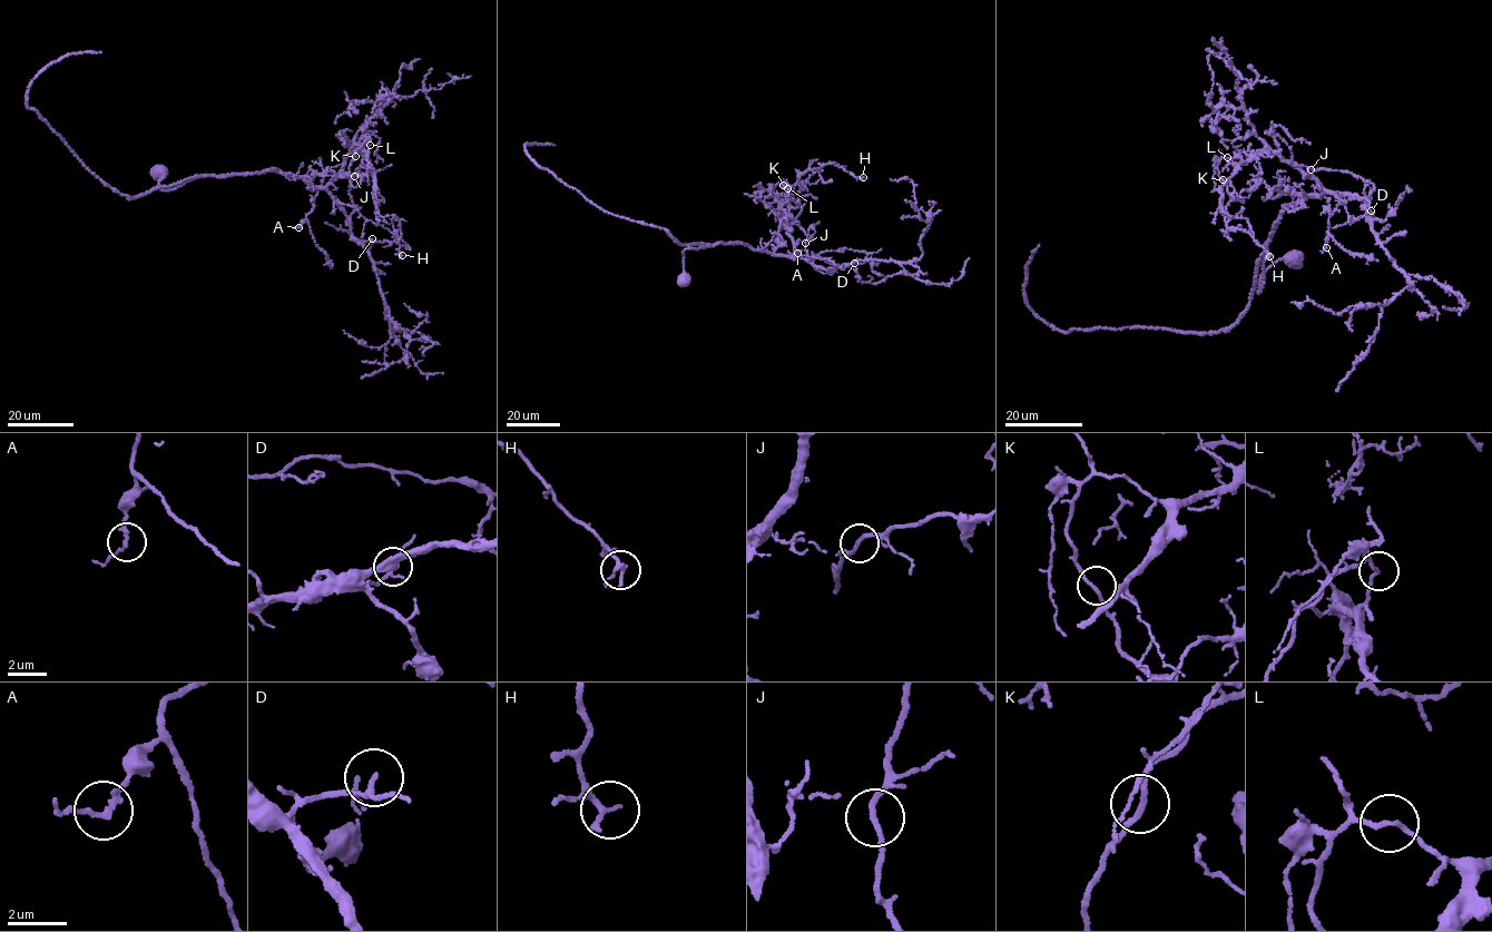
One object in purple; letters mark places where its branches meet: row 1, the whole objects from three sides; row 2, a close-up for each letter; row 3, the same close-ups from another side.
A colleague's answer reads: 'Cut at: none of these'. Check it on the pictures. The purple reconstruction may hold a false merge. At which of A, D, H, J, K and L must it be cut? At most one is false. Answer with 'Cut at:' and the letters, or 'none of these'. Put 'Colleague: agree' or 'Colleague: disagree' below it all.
Cut at: none of these
Colleague: agree

